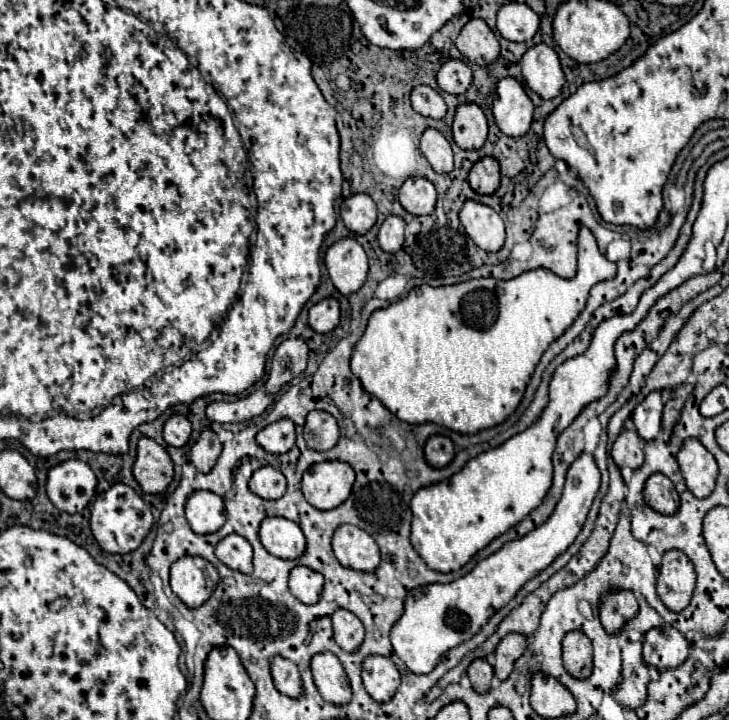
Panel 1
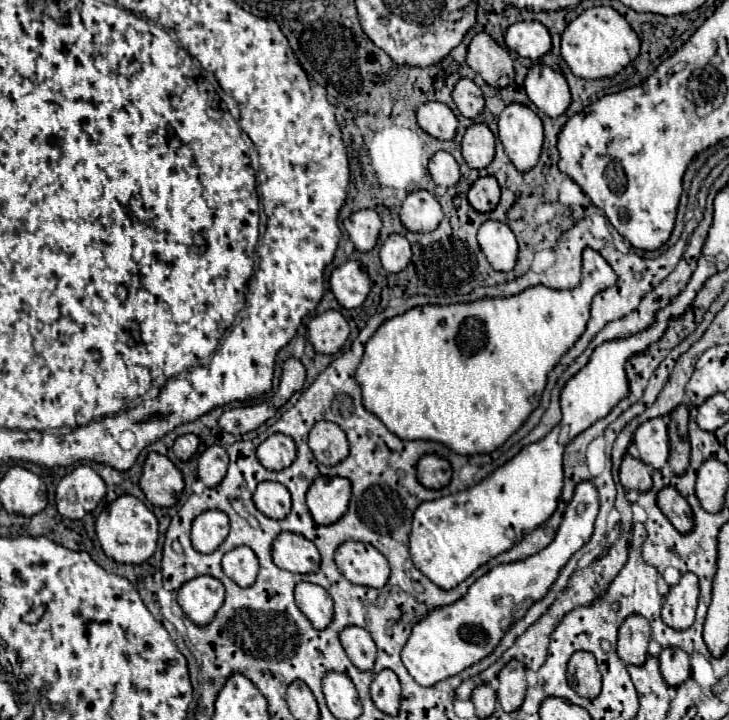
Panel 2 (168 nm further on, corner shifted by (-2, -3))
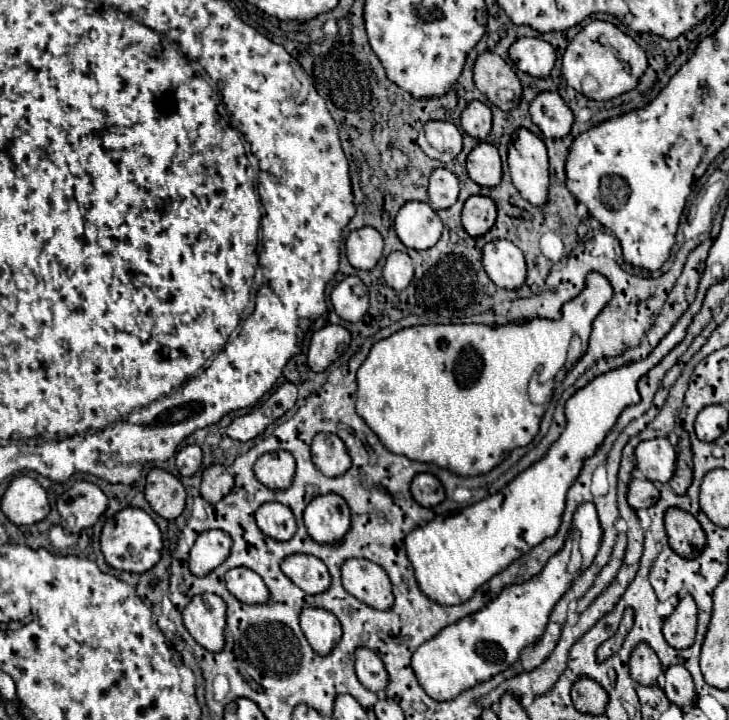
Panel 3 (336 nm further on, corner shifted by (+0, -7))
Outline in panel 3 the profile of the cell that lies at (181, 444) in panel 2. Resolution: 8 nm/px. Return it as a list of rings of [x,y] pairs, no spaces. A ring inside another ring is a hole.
[[[185,446],[177,452],[175,466],[181,476],[193,476],[201,466],[201,448],[199,446]]]

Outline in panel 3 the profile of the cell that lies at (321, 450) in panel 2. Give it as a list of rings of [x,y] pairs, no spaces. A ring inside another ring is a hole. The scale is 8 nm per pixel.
[[[319,432],[313,438],[311,454],[313,454],[313,464],[325,476],[341,476],[351,466],[351,456],[349,456],[343,440],[337,434]]]

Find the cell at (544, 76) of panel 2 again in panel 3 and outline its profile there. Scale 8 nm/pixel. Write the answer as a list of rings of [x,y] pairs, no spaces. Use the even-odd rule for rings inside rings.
[[[539,92],[529,106],[533,122],[547,138],[563,138],[573,124],[573,112],[559,92]]]

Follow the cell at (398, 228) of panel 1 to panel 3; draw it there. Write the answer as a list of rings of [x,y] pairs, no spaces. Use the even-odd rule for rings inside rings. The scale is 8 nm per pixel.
[[[391,252],[383,266],[383,278],[385,282],[395,288],[403,290],[413,278],[413,260],[407,252]]]

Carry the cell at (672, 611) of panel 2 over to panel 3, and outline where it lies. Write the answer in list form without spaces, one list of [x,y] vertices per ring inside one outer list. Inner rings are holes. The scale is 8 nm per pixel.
[[[685,594],[673,614],[663,622],[663,636],[673,648],[687,648],[695,640],[697,628],[697,606],[691,594]]]

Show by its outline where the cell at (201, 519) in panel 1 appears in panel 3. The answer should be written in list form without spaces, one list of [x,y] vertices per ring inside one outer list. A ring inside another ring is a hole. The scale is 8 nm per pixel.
[[[205,530],[197,536],[189,552],[189,568],[193,574],[203,576],[217,568],[229,554],[231,536],[221,530]]]

